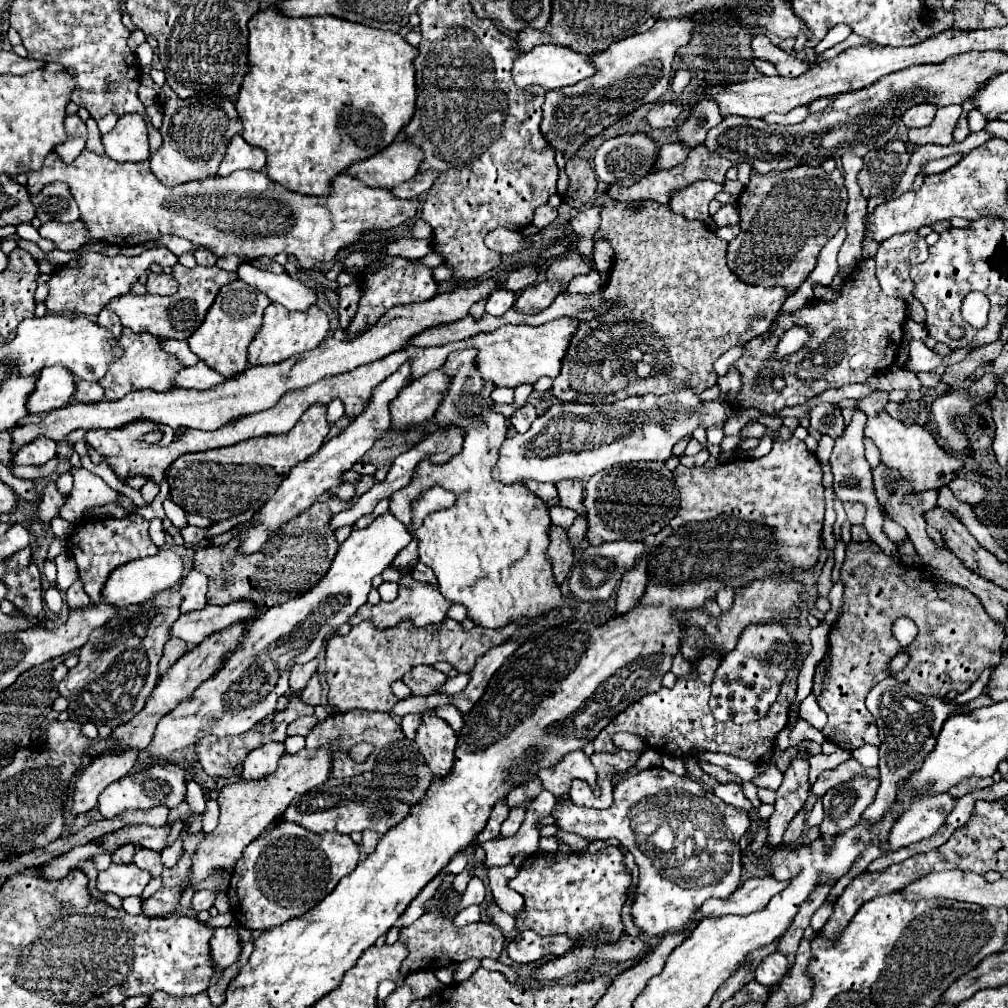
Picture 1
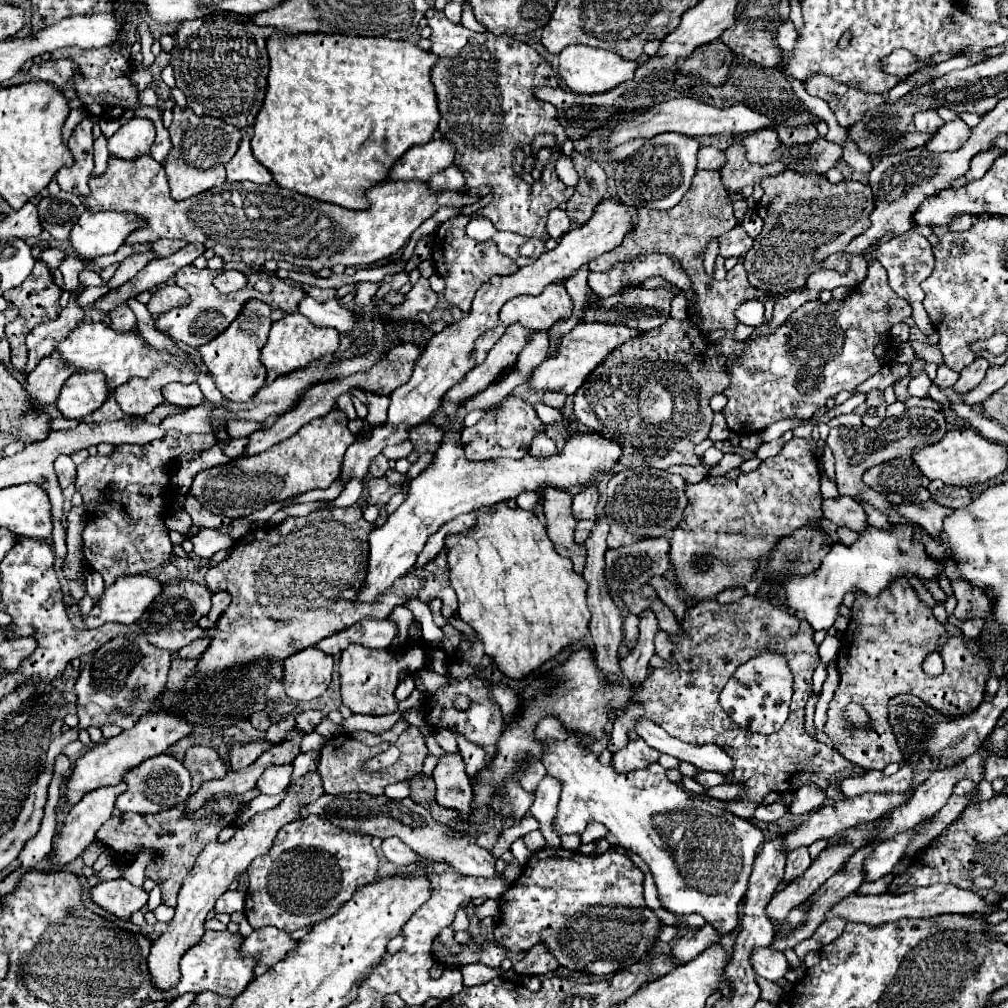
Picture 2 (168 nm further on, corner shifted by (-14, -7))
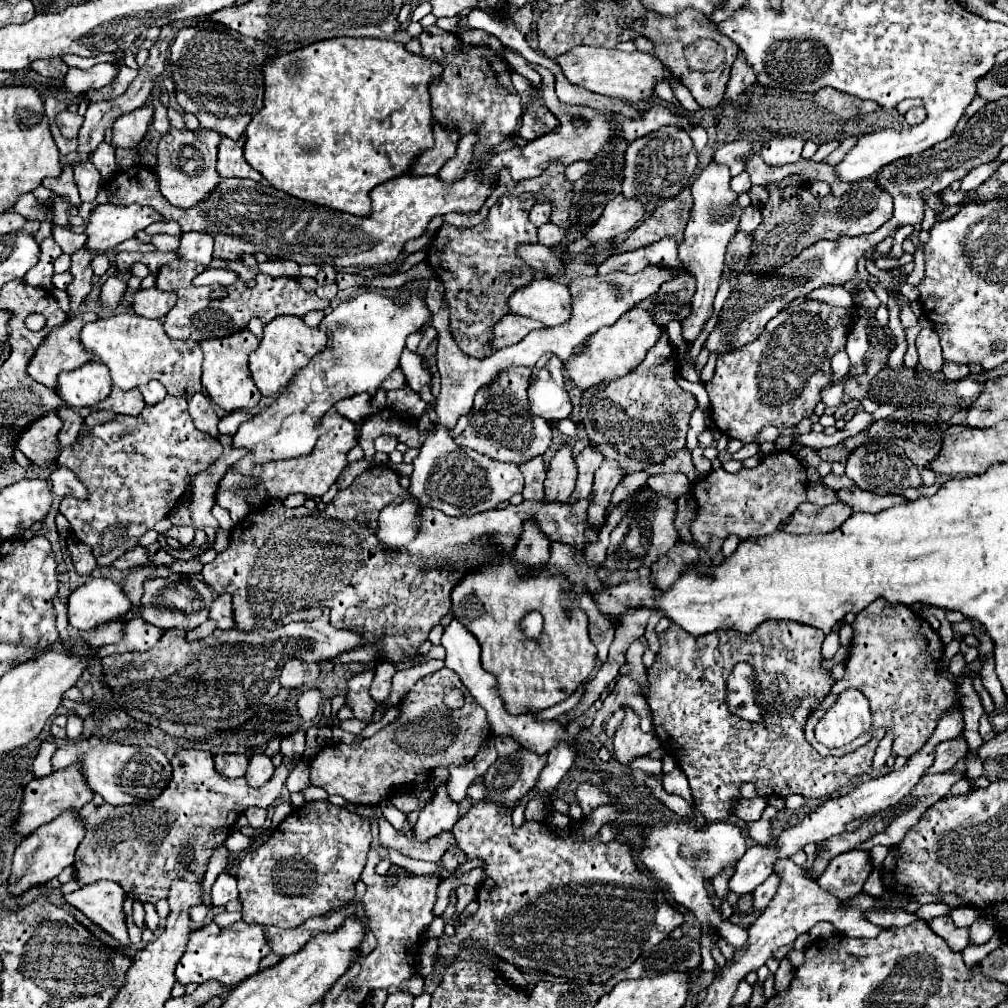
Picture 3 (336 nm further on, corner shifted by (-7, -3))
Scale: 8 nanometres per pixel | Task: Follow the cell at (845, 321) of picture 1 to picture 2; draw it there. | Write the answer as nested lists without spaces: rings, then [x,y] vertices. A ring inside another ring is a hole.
[[[874,259],[874,263],[868,267],[868,277],[852,291],[848,299],[832,299],[828,303],[808,301],[770,335],[752,337],[742,355],[728,355],[726,373],[730,375],[730,385],[726,391],[722,391],[728,397],[728,405],[722,411],[726,415],[728,429],[738,435],[760,433],[780,419],[810,419],[820,407],[824,407],[826,399],[836,397],[840,391],[852,391],[882,367],[874,355],[874,347],[880,341],[880,335],[888,333],[892,325],[904,321],[910,315],[910,303],[900,299],[890,289],[884,267]]]

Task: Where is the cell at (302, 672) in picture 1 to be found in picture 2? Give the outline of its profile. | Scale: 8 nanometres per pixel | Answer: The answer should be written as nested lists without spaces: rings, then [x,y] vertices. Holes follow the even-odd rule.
[[[310,647],[294,653],[284,661],[286,695],[298,703],[320,697],[332,677],[332,657]]]

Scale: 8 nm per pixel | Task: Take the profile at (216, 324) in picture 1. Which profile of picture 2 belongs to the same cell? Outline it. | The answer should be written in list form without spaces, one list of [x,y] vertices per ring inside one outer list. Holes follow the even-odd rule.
[[[248,301],[238,319],[222,335],[218,335],[216,339],[198,349],[208,373],[216,381],[216,387],[230,401],[244,403],[252,399],[264,385],[266,369],[260,363],[260,351],[268,339],[268,329],[272,325],[270,313],[272,309],[266,307],[262,301]]]

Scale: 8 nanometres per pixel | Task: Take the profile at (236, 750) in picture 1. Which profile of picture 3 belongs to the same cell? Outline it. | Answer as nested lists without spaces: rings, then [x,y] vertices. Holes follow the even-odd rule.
[[[219,753],[219,755],[215,755],[215,769],[219,773],[223,773],[225,777],[231,777],[231,779],[245,775],[247,763],[249,763],[249,759],[245,759],[239,753]]]

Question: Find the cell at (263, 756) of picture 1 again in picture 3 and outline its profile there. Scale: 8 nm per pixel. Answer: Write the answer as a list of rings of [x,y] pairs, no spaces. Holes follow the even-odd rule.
[[[255,753],[249,761],[245,779],[251,787],[261,787],[273,777],[273,771],[275,771],[275,765],[271,763],[271,759],[265,753]]]

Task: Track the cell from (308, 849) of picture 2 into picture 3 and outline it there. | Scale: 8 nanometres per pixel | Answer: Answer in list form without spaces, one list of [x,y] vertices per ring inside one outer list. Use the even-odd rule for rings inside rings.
[[[329,801],[305,803],[303,807],[295,807],[291,815],[297,815],[297,831],[277,829],[265,845],[249,851],[239,863],[237,881],[239,881],[239,901],[243,905],[241,913],[245,923],[291,929],[311,917],[327,913],[337,905],[349,903],[355,897],[355,885],[361,879],[371,843],[369,819],[357,813],[349,813],[345,807],[337,807]]]

